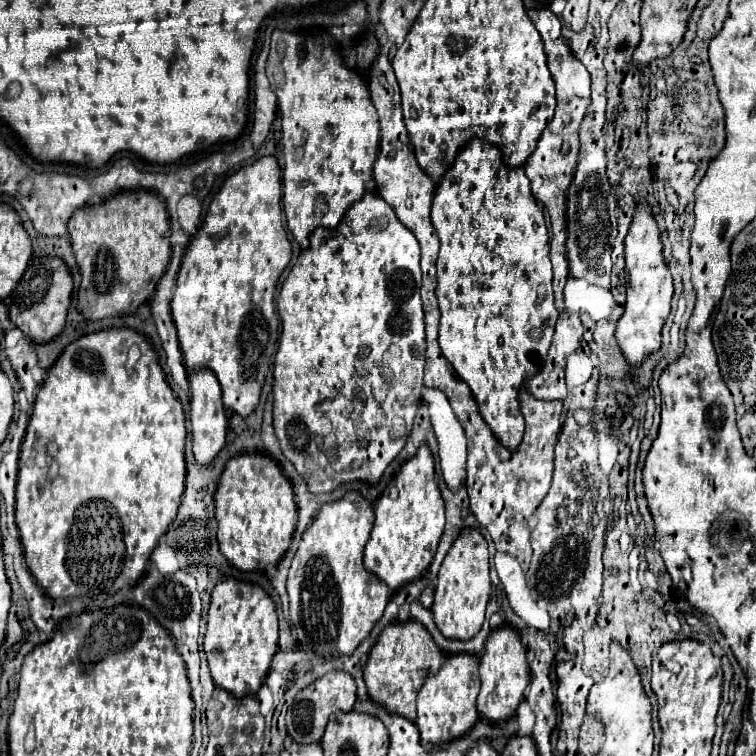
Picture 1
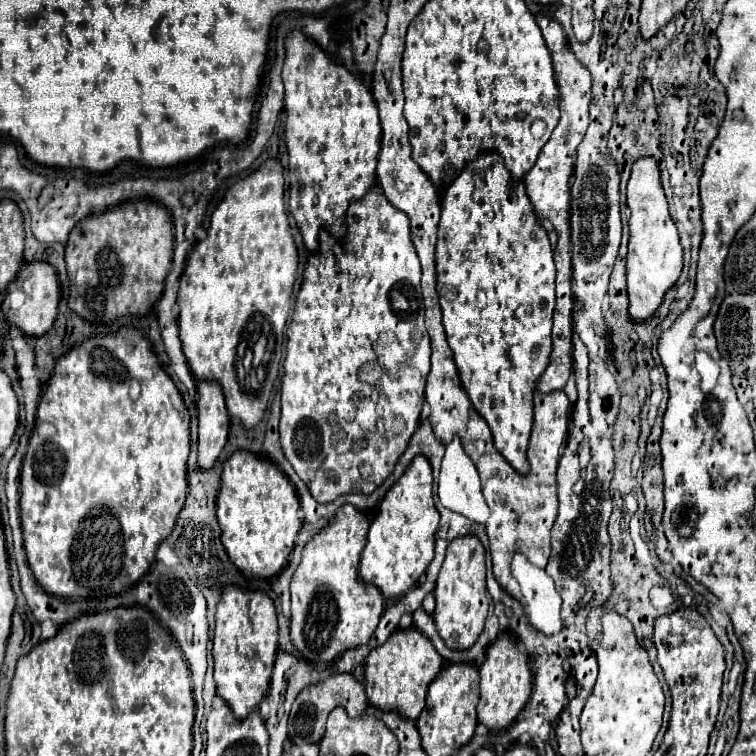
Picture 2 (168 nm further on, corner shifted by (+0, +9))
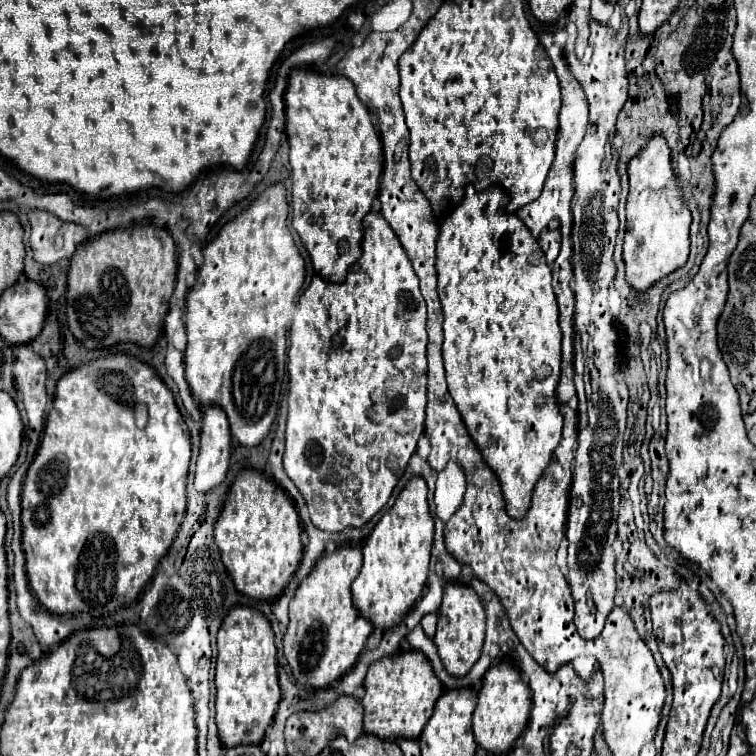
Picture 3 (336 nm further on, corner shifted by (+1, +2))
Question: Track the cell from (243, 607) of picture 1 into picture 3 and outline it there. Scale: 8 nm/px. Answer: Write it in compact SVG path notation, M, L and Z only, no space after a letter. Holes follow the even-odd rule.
M232 608L218 632L216 726L222 746L238 746L246 742L262 744L268 726L274 720L278 702L278 660L270 622L256 608Z

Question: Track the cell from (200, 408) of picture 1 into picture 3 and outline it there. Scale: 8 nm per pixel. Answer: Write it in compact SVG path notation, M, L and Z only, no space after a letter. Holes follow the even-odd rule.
M218 406L204 408L200 432L200 456L196 462L194 488L206 492L220 486L230 466L230 454L232 454L232 436L226 412Z

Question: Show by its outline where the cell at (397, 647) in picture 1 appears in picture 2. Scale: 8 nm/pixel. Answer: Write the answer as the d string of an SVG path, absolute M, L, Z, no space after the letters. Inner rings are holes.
M397 627L389 639L375 647L365 665L365 691L367 699L377 709L393 709L399 715L409 719L417 719L425 707L427 685L435 679L435 675L443 667L443 657L435 651L431 641L415 627L401 629Z

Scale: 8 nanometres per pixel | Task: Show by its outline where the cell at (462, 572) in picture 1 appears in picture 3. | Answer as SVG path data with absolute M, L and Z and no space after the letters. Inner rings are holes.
M446 584L444 600L438 612L438 628L434 634L434 644L438 648L442 664L446 664L446 672L458 676L466 676L470 668L482 654L484 646L484 630L486 630L486 614L476 596L476 592L466 584Z

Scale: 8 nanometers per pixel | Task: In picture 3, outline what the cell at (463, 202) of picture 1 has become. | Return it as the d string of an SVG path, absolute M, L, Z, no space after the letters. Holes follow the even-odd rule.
M468 186L464 200L440 226L436 270L438 296L444 312L444 368L448 392L486 466L494 470L502 486L506 514L522 518L526 508L530 508L534 486L550 464L562 436L560 400L556 398L562 330L546 256L524 222L516 218L516 214L506 214L506 202L508 198L498 186L480 194L474 186Z

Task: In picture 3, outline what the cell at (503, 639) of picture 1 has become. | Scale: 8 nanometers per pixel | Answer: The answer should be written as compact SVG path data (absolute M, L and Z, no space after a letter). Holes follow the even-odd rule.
M504 660L492 666L484 676L478 694L478 706L472 718L472 730L478 746L488 750L490 754L508 754L514 748L522 730L526 728L528 716L530 716L530 688L524 682L522 674L518 672L516 664L512 660Z

